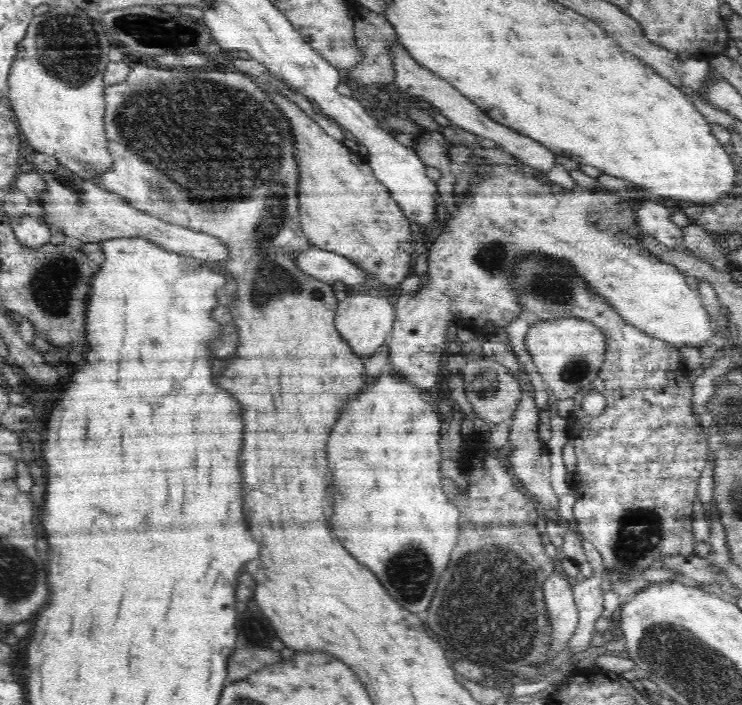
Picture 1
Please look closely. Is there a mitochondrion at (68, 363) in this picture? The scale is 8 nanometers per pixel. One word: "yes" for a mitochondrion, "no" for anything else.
no

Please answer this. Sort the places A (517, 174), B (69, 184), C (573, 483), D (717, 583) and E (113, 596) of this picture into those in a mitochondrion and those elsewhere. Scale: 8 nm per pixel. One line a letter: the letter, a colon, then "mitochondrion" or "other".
A: other
B: mitochondrion
C: other
D: other
E: other

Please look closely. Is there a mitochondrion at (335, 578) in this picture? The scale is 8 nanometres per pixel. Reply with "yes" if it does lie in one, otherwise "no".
no

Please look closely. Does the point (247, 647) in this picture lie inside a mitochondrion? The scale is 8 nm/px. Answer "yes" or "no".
yes

